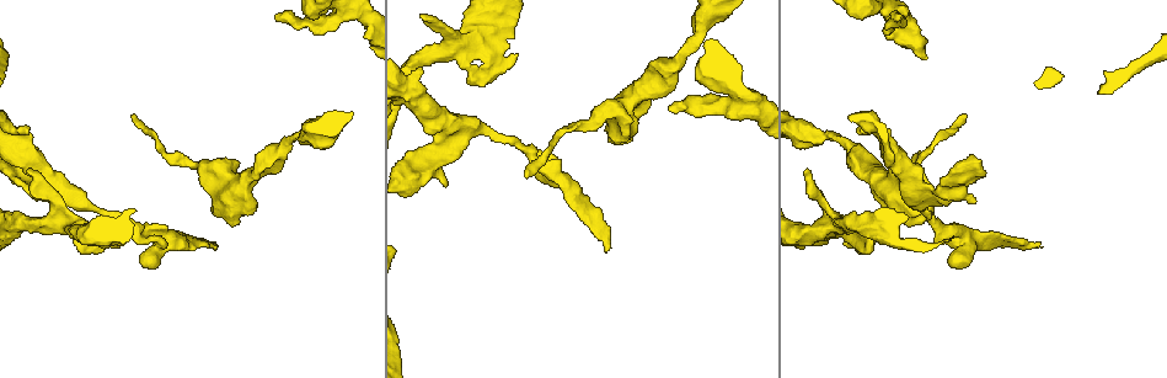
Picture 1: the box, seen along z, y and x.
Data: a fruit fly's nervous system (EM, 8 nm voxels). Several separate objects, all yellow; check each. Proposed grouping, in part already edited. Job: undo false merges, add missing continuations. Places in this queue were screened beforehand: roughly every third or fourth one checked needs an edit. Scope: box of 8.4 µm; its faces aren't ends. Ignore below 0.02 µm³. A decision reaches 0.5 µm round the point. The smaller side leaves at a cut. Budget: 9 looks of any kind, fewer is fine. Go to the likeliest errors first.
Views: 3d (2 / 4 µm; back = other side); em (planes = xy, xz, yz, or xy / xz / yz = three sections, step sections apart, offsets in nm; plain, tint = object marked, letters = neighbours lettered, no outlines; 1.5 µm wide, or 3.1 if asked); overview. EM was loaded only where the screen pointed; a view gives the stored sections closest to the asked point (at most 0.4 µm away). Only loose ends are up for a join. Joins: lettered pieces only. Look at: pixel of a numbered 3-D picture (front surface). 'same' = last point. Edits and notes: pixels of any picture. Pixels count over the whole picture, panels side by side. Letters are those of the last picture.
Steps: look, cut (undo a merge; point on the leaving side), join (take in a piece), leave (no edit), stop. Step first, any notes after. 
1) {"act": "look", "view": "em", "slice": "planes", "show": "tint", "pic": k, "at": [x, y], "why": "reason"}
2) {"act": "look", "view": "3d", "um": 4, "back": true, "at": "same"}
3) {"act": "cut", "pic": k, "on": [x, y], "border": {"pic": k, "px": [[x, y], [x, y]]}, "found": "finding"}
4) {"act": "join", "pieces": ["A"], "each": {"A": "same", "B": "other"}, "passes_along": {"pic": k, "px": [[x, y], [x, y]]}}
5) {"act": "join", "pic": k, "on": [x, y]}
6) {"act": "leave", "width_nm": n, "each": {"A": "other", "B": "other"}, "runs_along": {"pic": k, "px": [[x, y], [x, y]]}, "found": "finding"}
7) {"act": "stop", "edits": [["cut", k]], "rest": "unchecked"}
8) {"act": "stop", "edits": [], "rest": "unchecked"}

{"act": "look", "view": "3d", "um": 2, "pic": 1, "at": [966, 234], "why": "abrupt turn"}

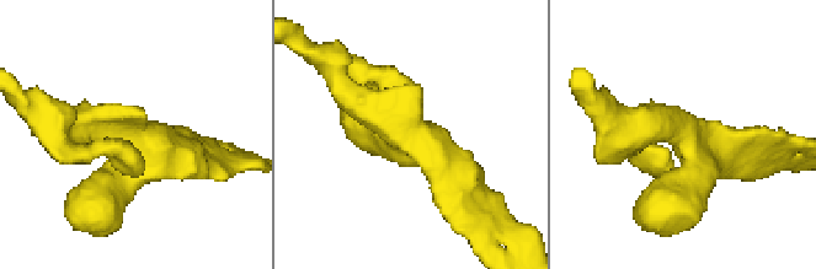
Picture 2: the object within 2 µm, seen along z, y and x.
{"act": "look", "view": "em", "slice": "xz", "step": 8, "show": "tint", "pic": 2, "at": [129, 141], "why": "need the tissue"}

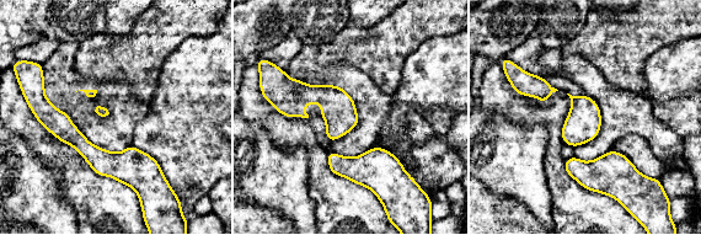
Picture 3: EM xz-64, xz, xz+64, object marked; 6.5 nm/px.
{"act": "look", "view": "em", "slice": "planes", "show": "letters", "at": "same", "why": "cut it another way"}

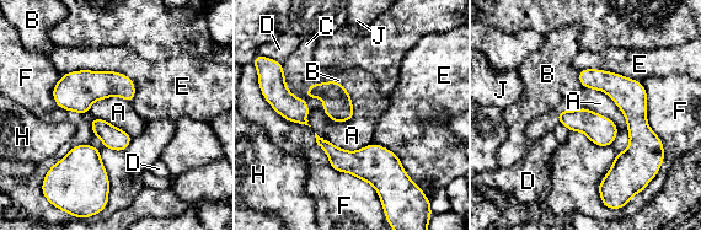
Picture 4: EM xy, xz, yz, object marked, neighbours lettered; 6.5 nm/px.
{"act": "leave", "each": {"A": "other", "B": "other", "C": "other", "D": "other", "E": "other", "F": "other", "H": "other", "J": "other"}, "border": {"pic": 4, "px": [[592, 87], [614, 102], [627, 129]]}, "found": "all the same neuron"}

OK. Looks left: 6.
{"act": "look", "view": "em", "slice": "planes", "show": "letters", "pic": 1, "at": [277, 14], "why": "an open end"}

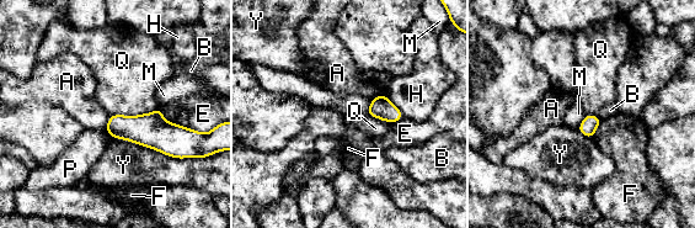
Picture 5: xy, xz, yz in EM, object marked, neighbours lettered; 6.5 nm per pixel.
{"act": "leave", "each": {"A": "other", "B": "other", "E": "other", "F": "other", "H": "other", "M": "other", "P": "other", "Q": "other", "Y": "other"}, "border": {"pic": 5, "px": [[372, 99], [364, 112]]}, "found": "no lettered piece goes on from it"}

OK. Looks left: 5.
{"act": "look", "view": "3d", "um": 2, "pic": 1, "at": [27, 169], "why": "an open end"}

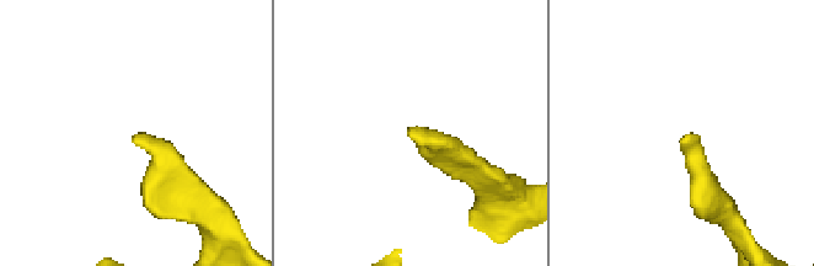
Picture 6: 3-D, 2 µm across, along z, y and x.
{"act": "look", "view": "em", "slice": "xz", "step": 4, "show": "tint", "pic": 6, "at": [679, 140]}

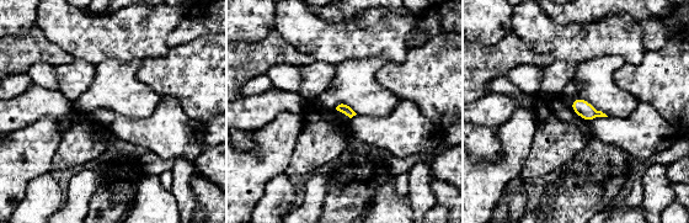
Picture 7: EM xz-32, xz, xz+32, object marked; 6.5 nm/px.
{"act": "look", "view": "em", "slice": "yz", "step": 4, "show": "letters", "at": "same", "why": "another direction"}

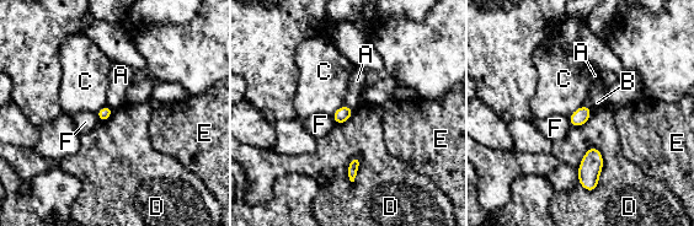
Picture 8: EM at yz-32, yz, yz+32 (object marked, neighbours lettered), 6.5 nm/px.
{"act": "leave", "each": {"A": "other", "B": "other", "C": "other", "D": "other", "E": "other", "F": "other"}, "border": {"pic": 8, "px": [[95, 113], [99, 120]]}, "found": "no lettered piece goes on from it"}

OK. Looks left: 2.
{"act": "look", "view": "em", "slice": "planes", "show": "letters", "pic": 1, "at": [965, 117], "why": "thin end"}

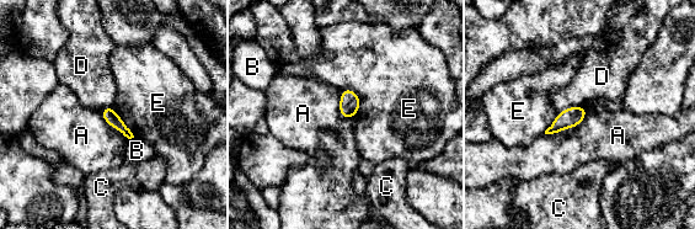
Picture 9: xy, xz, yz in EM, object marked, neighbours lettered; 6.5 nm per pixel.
{"act": "leave", "longest_contact_nm": ["A", 320], "each": {"A": "other", "B": "other", "C": "other", "D": "other", "E": "other"}, "border": {"pic": 9, "px": [[587, 112], [576, 126], [544, 133]]}, "found": "none of them fits"}

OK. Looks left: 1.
{"act": "stop", "edits": [], "rest": "unchecked"}

